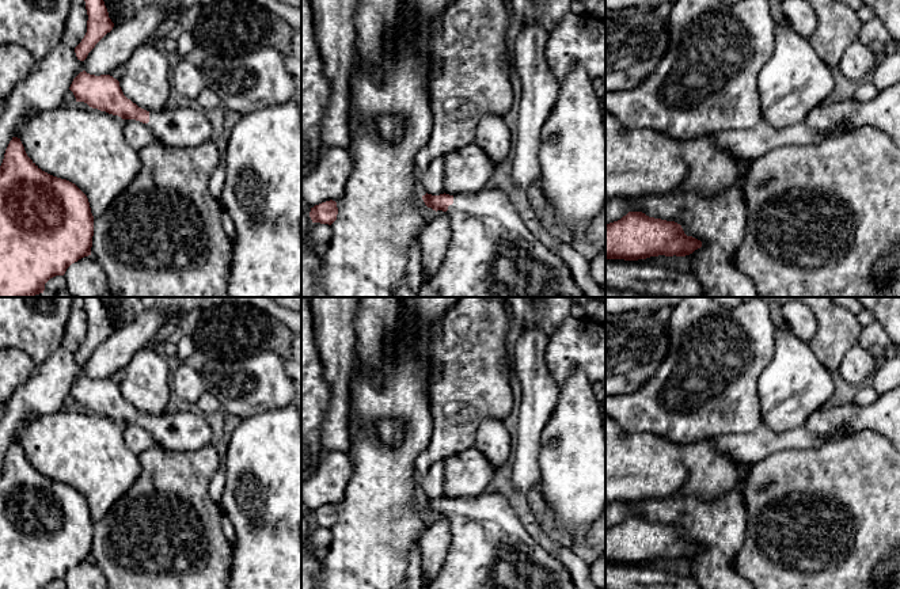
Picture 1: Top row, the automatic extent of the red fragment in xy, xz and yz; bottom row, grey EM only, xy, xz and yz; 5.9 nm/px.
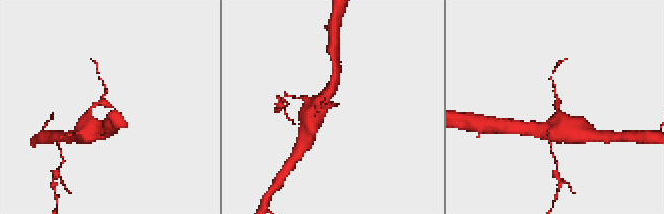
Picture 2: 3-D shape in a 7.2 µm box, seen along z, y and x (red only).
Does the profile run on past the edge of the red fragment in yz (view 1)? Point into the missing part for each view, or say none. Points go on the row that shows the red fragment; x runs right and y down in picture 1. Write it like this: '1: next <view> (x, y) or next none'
1: next none

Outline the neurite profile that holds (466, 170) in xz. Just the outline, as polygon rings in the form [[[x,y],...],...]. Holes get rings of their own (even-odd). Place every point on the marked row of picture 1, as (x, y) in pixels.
[[[475,142],[457,148],[444,156],[445,194],[479,191],[495,174],[497,167]]]

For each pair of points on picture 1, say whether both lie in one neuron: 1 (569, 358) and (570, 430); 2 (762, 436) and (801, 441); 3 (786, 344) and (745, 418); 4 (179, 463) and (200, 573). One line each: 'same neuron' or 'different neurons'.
1: different neurons
2: same neuron
3: different neurons
4: same neuron

